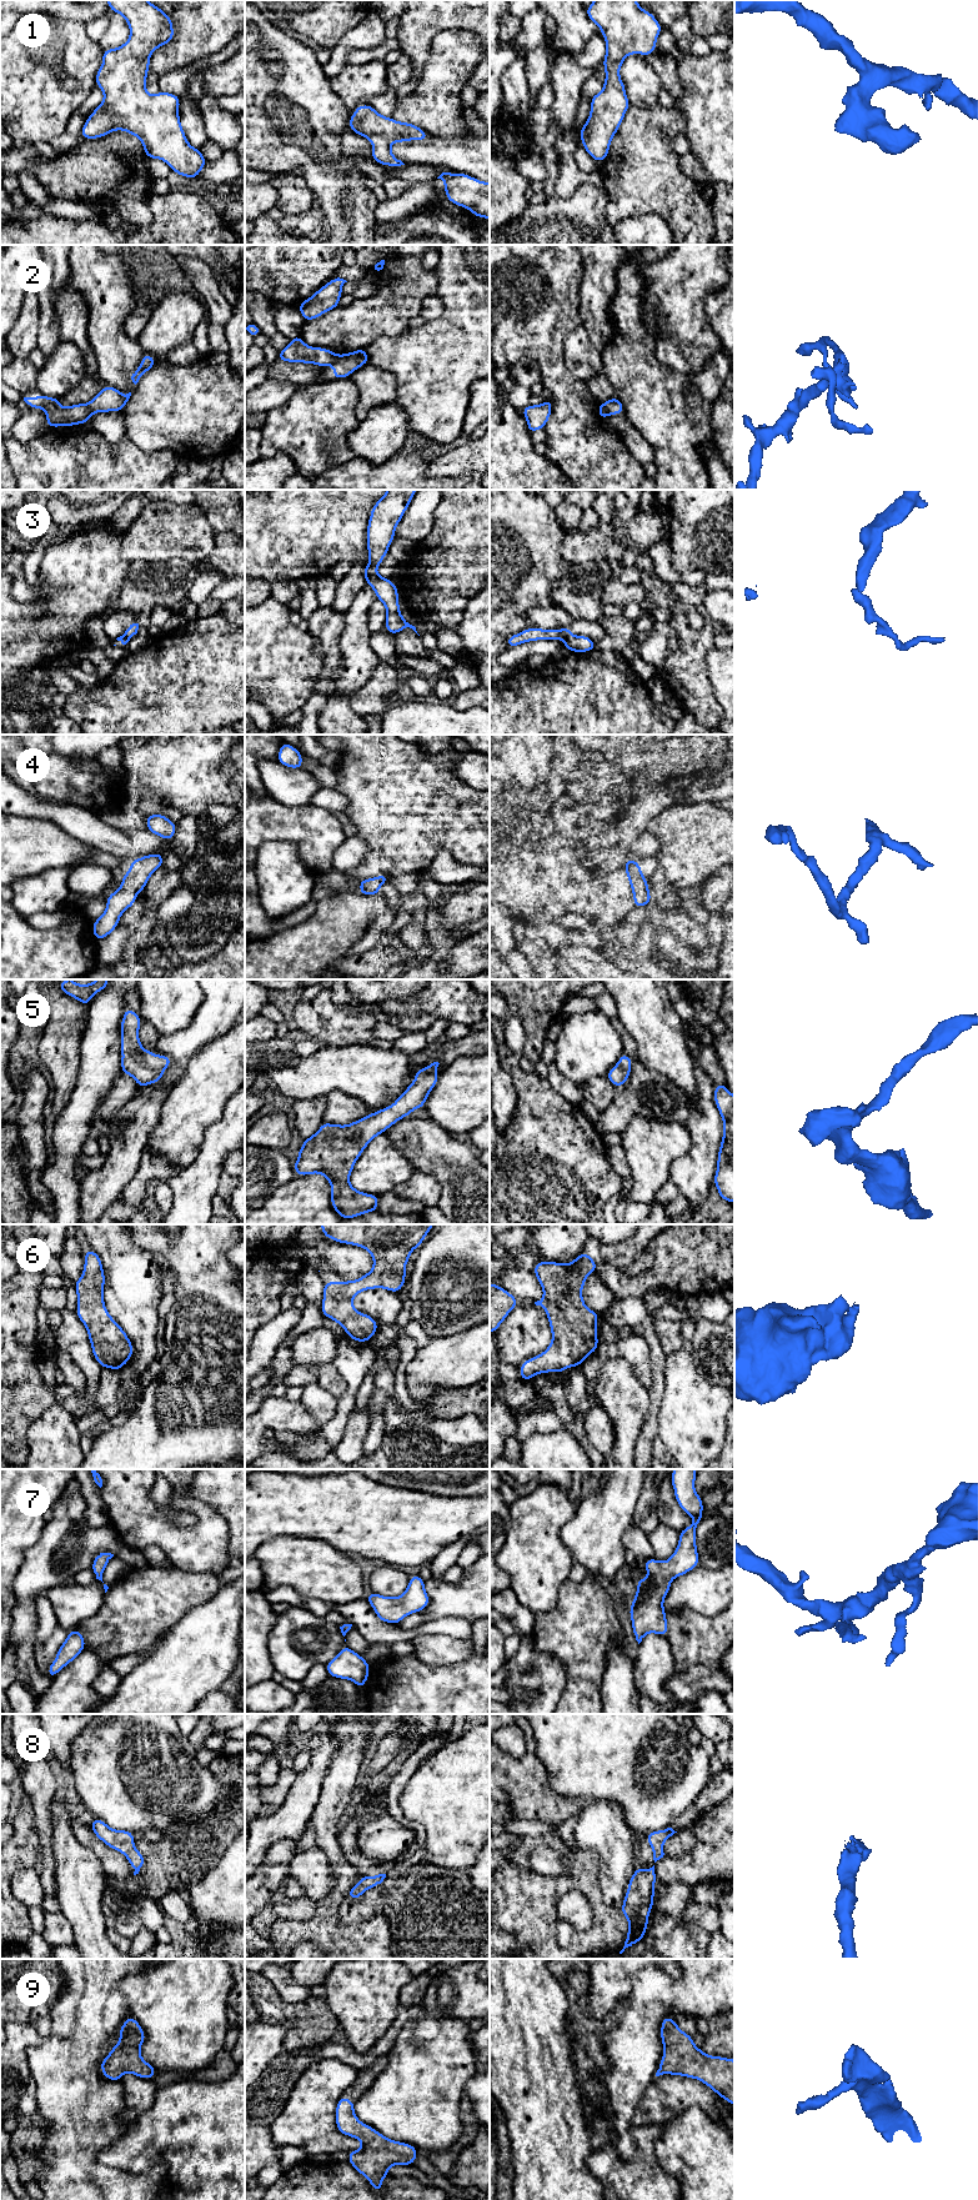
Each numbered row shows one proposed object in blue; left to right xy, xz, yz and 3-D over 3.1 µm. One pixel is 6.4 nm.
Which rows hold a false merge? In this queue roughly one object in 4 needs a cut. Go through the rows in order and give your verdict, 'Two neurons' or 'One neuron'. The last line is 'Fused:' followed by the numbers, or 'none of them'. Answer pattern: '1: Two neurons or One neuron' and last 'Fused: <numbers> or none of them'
1: One neuron
2: Two neurons
3: Two neurons
4: One neuron
5: One neuron
6: One neuron
7: One neuron
8: One neuron
9: One neuron
Fused: 2, 3

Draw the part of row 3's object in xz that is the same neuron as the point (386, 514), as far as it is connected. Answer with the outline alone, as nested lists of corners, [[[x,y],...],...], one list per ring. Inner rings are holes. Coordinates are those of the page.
[[[387,490],[373,505],[367,523],[367,552],[373,571],[383,561],[395,531],[417,490]]]

